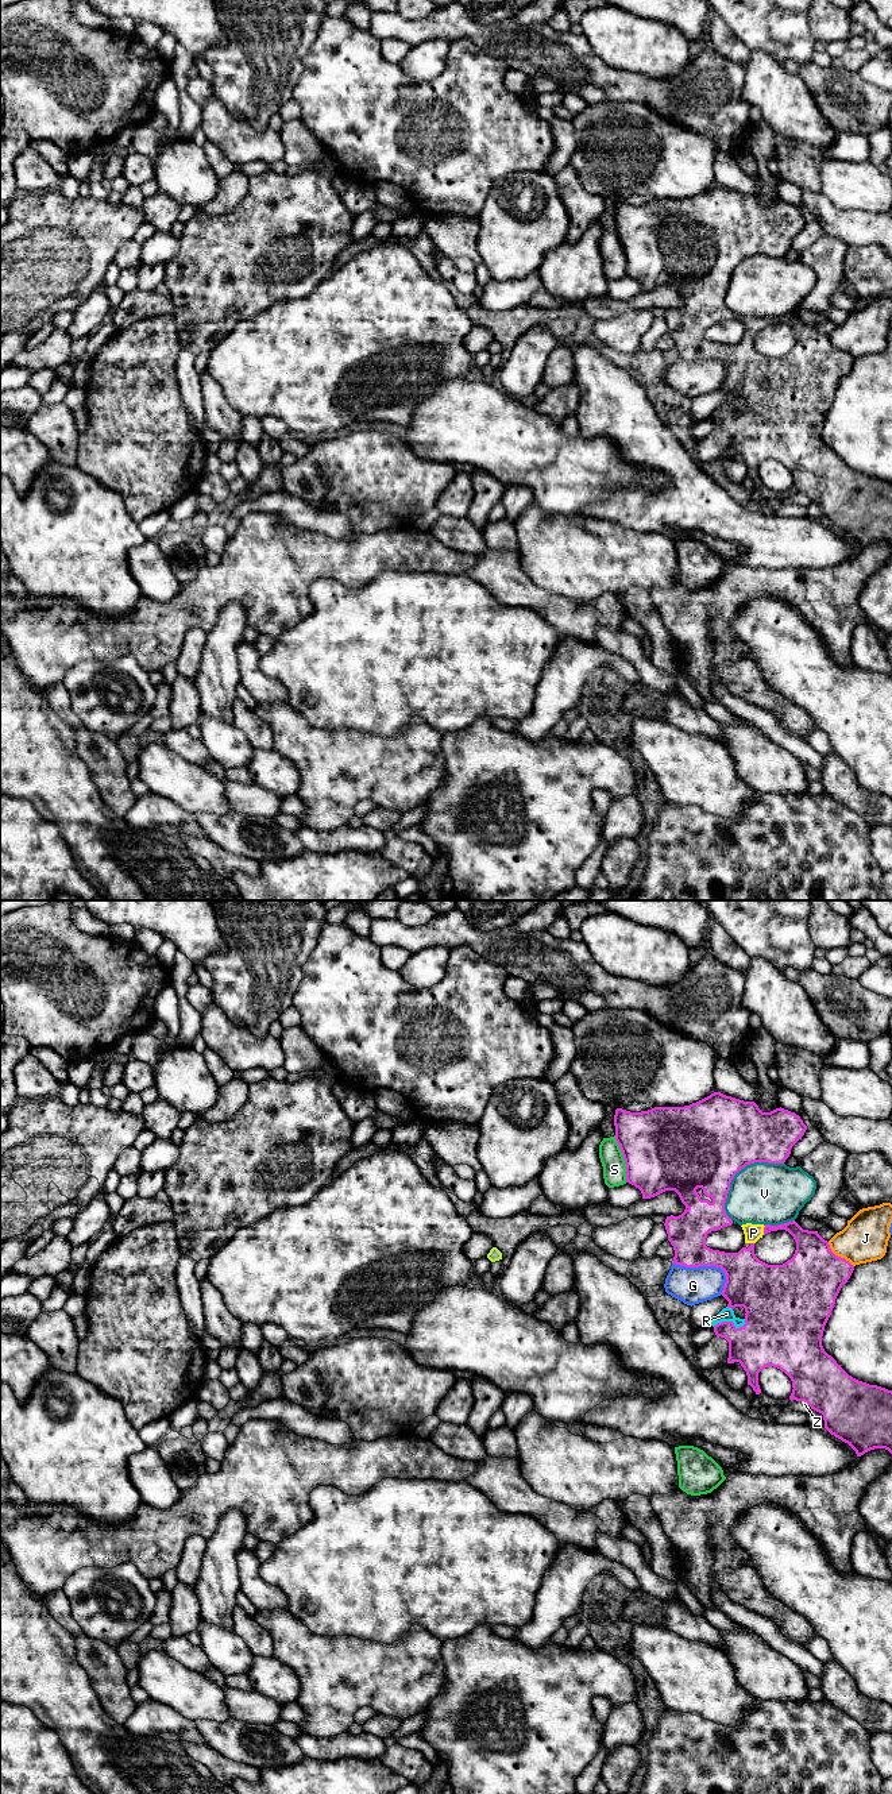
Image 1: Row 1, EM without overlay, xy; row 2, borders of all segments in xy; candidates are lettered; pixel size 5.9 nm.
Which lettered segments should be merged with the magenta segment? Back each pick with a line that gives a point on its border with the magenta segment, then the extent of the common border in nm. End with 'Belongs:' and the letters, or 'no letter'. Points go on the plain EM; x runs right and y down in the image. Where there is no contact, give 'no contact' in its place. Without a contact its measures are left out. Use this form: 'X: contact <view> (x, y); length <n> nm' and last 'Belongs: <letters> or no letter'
P: contact xy (764, 323); length 60 nm
R: contact xy (730, 415); length 200 nm
Belongs: P, R

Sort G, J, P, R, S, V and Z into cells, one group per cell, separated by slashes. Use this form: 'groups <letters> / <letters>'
groups G / J / P R / S / V / Z

